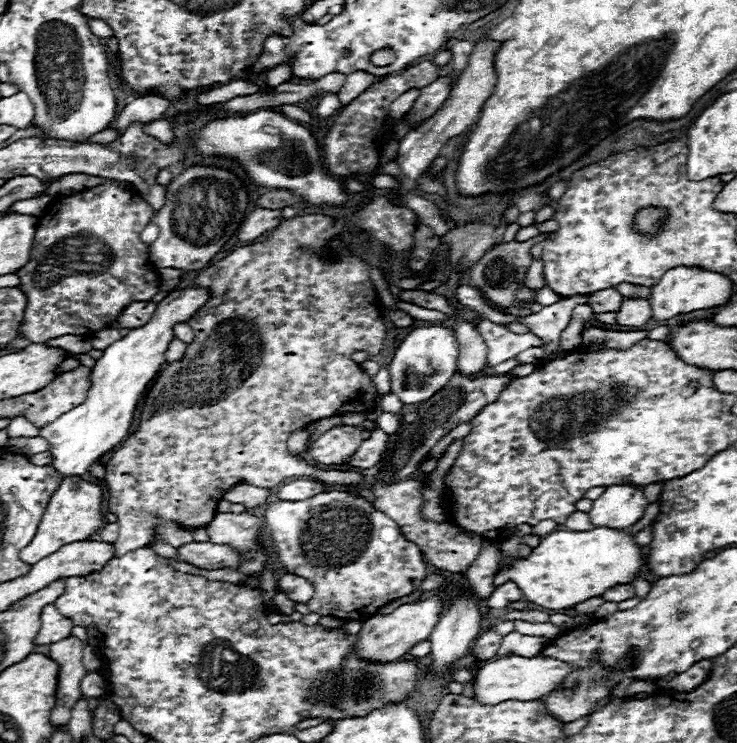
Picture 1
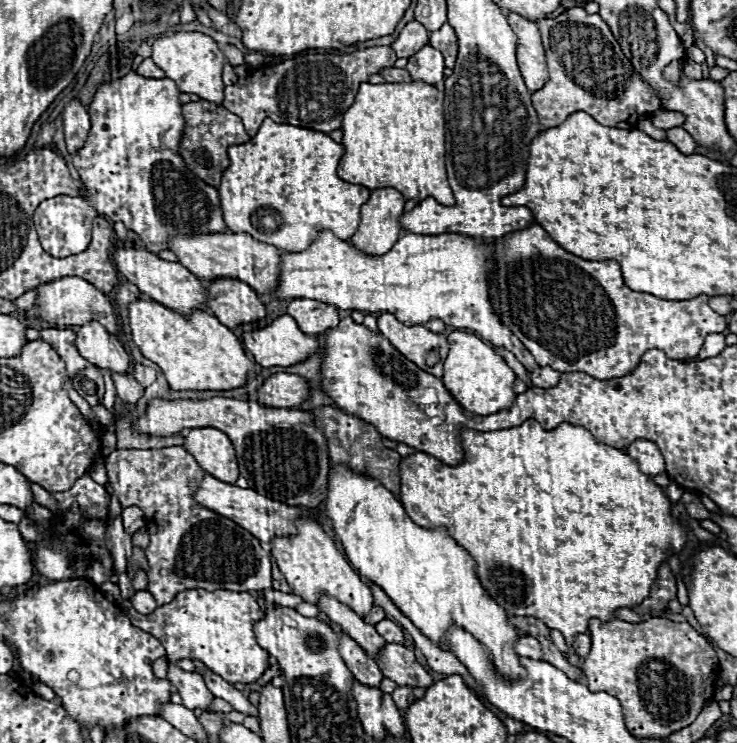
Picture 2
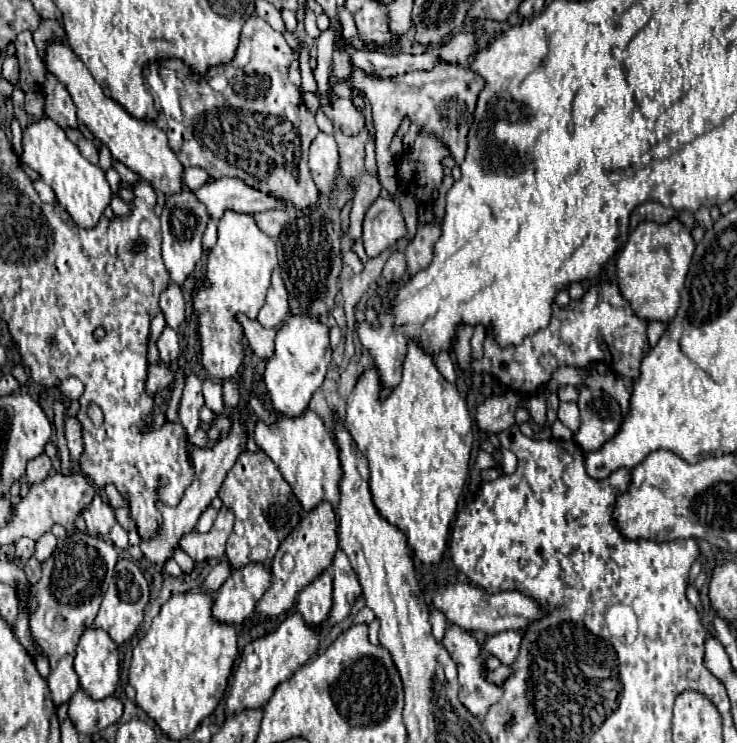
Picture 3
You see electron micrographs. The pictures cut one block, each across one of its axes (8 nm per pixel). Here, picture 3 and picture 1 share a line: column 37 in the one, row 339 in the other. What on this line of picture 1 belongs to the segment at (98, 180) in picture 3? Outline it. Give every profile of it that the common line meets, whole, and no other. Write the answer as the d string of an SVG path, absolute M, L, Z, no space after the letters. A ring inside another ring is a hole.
M186 288L170 292L162 302L158 302L154 316L148 324L134 328L122 340L114 342L104 350L104 354L90 368L90 390L86 400L80 406L74 406L70 412L62 414L56 422L42 426L38 436L42 436L50 448L52 462L50 466L62 476L82 476L88 472L90 464L102 458L108 450L116 448L130 430L130 422L136 410L136 404L146 388L146 384L156 376L158 368L166 362L164 352L174 338L174 324L186 322L204 302L208 294L200 288Z

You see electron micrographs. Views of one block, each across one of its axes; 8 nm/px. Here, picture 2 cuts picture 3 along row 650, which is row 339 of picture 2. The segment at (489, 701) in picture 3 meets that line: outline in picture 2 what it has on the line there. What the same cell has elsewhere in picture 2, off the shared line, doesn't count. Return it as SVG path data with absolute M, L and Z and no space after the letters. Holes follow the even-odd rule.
M454 330L448 334L448 342L450 342L450 352L444 362L442 382L450 390L450 394L462 404L462 408L478 416L488 416L500 410L508 410L508 406L512 406L516 398L516 392L514 392L516 374L504 362L504 358L500 358L478 336L468 332Z

